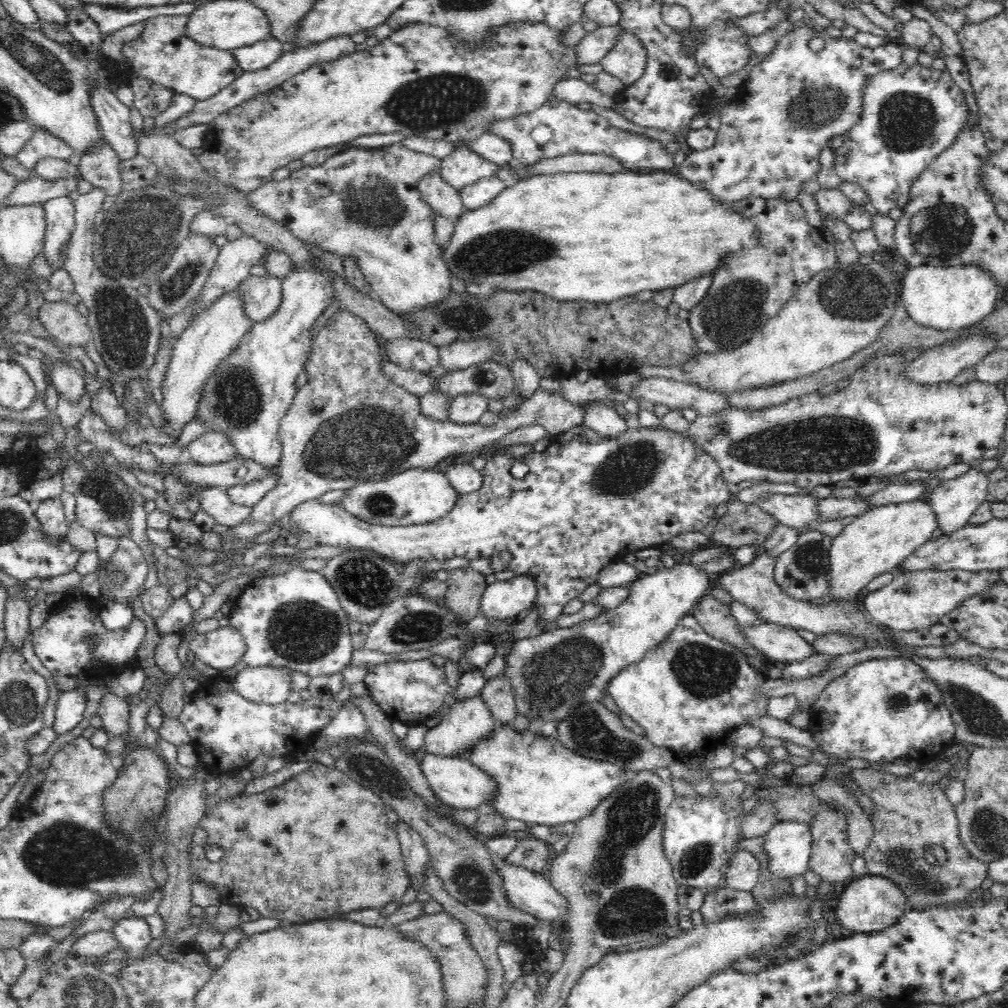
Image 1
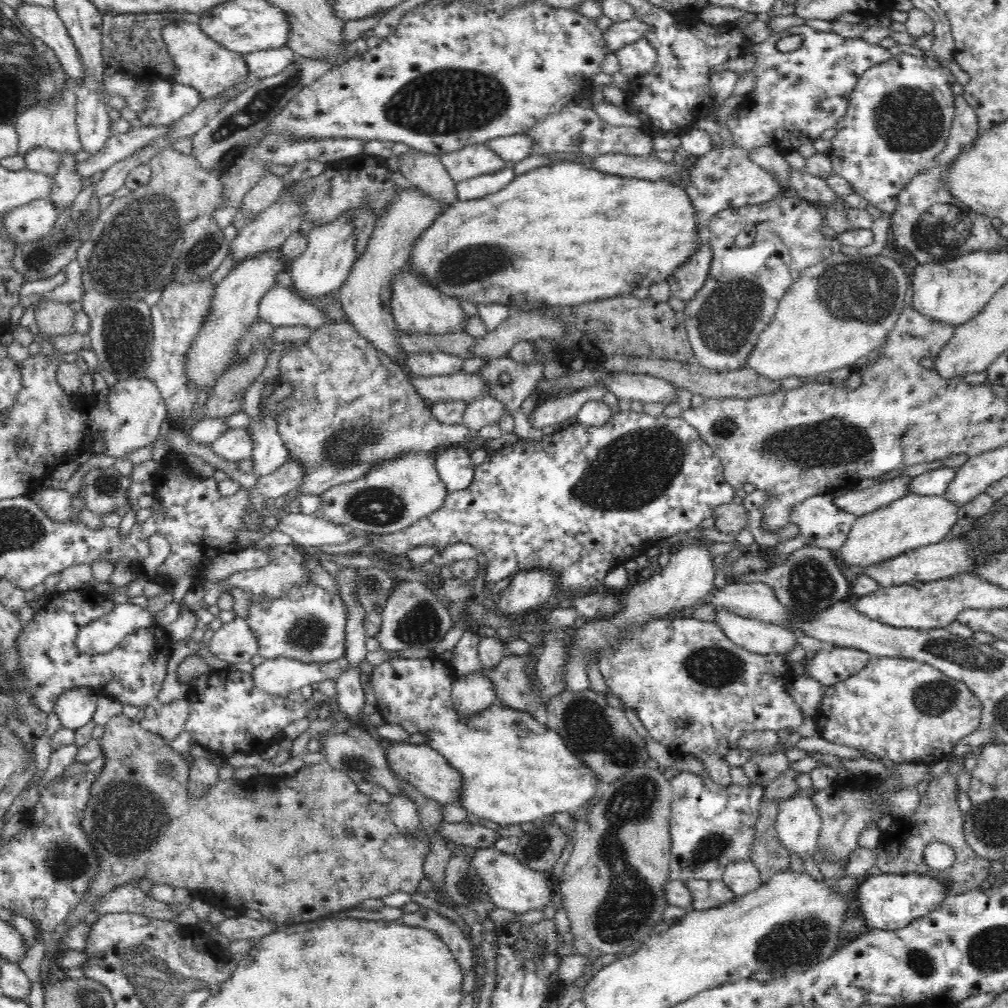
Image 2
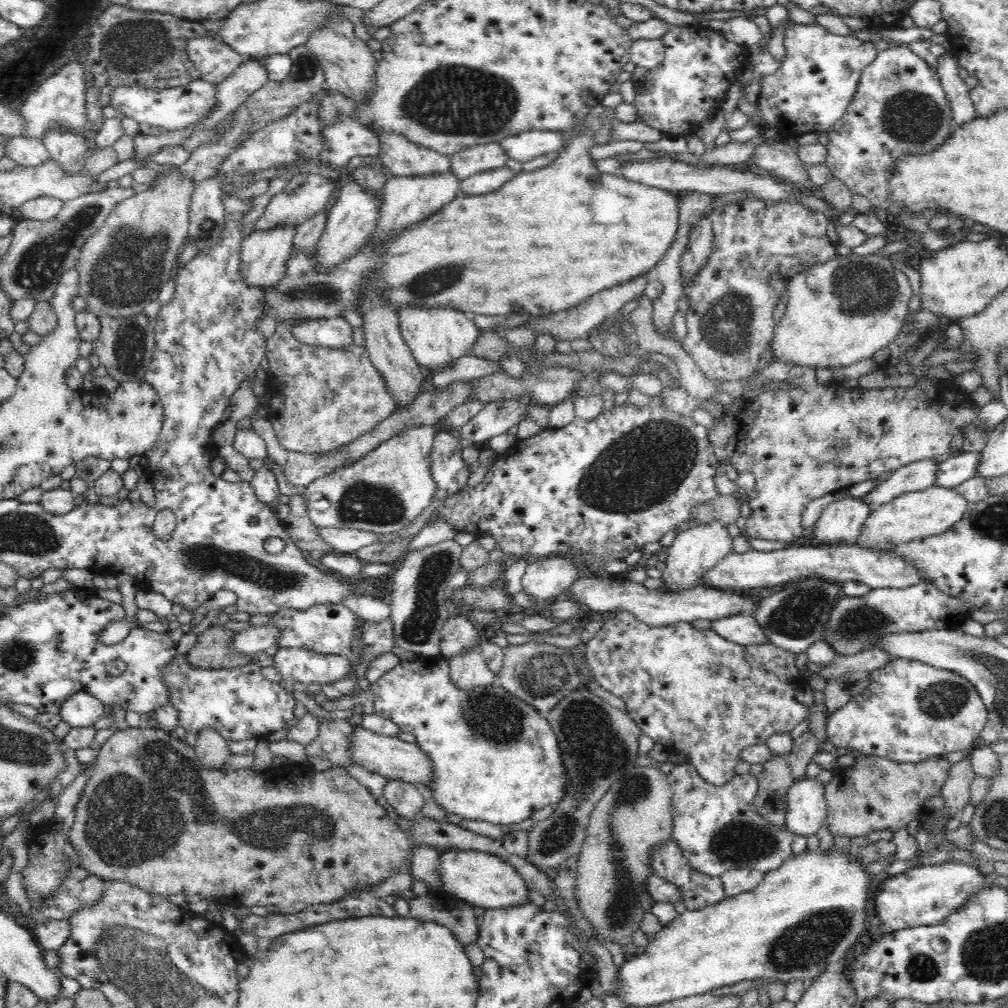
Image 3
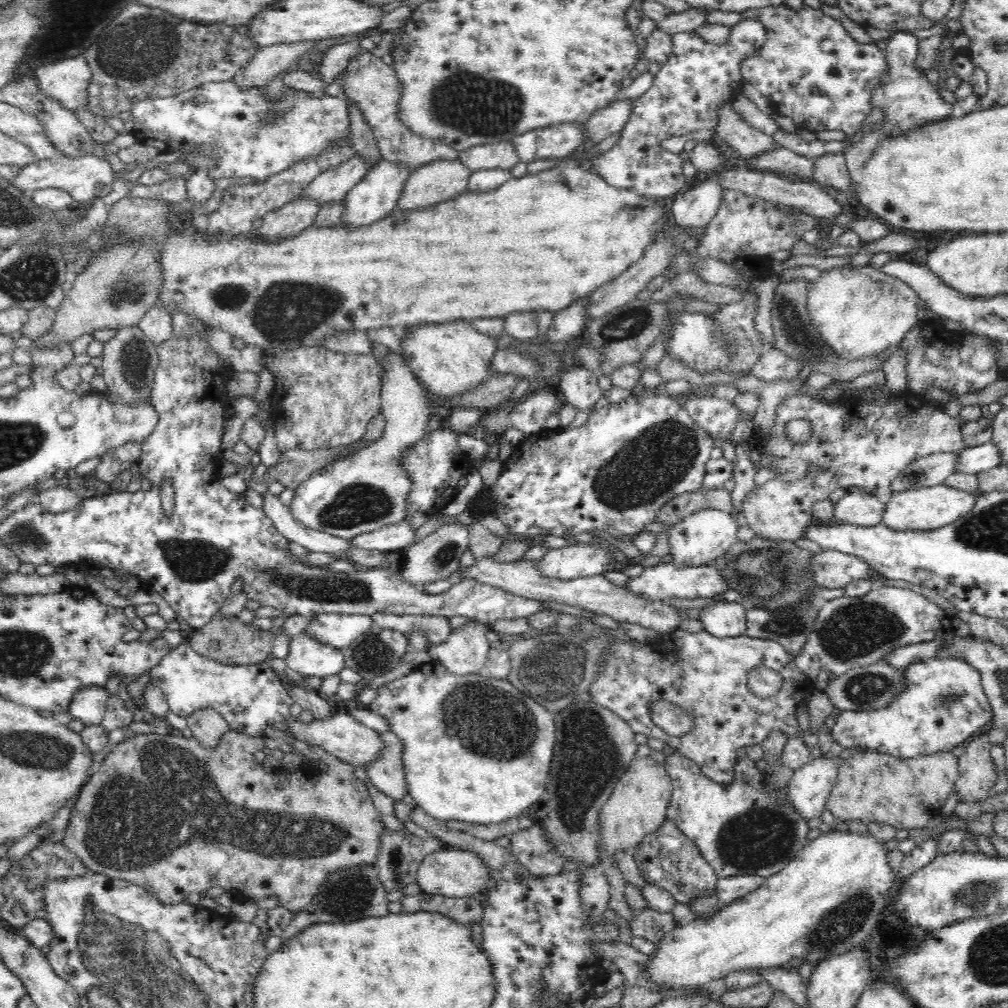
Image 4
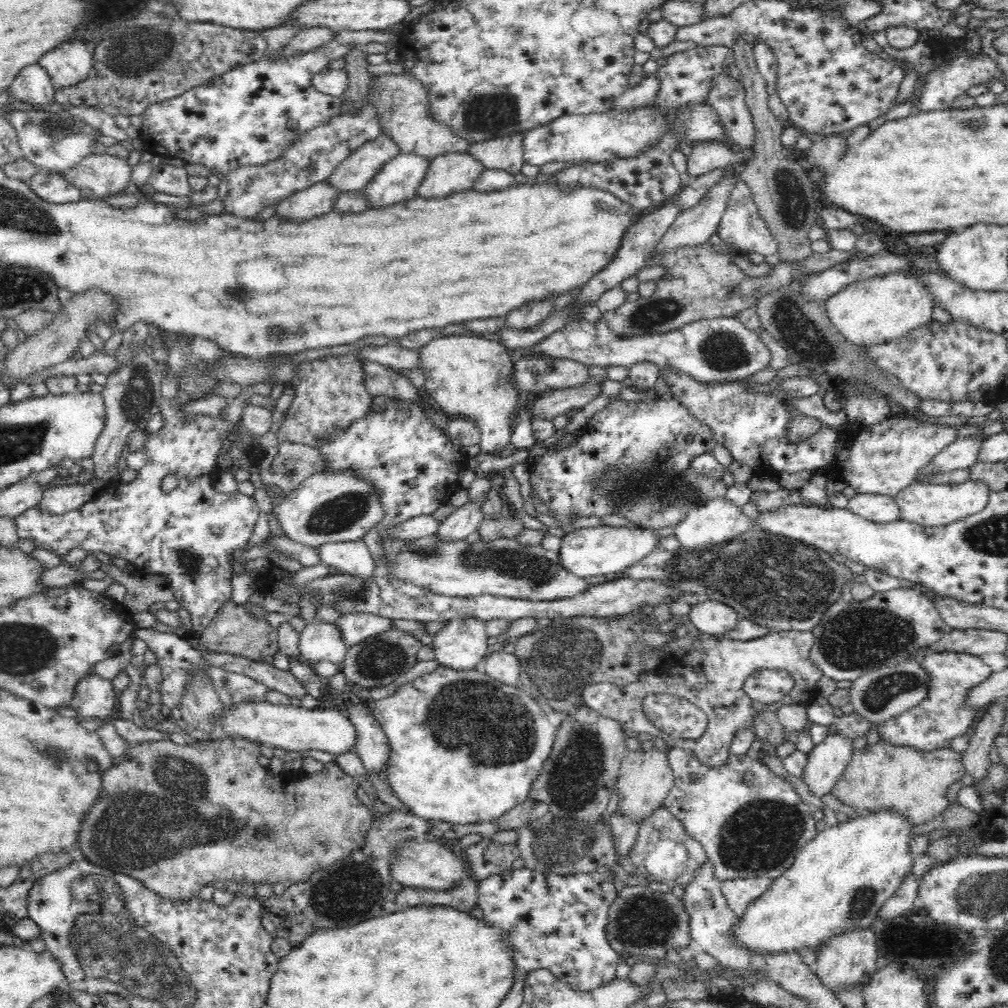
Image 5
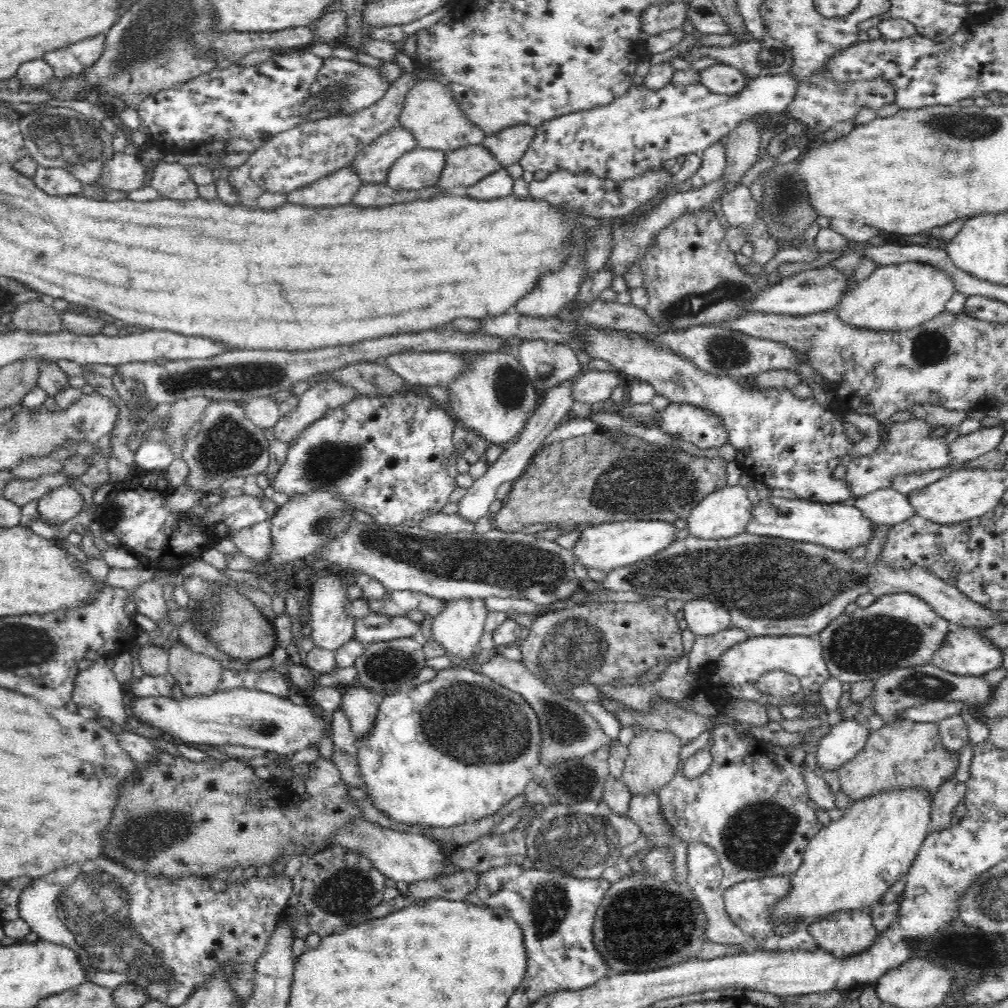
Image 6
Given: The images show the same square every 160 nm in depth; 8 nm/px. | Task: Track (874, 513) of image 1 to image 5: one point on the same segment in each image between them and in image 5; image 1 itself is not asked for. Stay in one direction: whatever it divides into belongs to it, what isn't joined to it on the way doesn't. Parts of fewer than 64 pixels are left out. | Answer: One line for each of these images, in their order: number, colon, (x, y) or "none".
2: (913, 521)
3: (913, 515)
4: (928, 508)
5: (930, 505)

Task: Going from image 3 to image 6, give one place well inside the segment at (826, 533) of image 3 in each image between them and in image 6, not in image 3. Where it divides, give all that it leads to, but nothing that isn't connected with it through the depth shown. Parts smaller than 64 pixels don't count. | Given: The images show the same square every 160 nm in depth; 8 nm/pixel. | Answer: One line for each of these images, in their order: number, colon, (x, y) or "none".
4: (857, 507)
5: (879, 508)
6: (884, 506)

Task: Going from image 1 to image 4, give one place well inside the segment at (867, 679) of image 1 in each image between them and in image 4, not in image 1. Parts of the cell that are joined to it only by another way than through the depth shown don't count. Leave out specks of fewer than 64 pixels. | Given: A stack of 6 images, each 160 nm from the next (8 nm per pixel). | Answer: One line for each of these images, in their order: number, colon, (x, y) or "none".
2: (905, 711)
3: (912, 710)
4: (944, 704)

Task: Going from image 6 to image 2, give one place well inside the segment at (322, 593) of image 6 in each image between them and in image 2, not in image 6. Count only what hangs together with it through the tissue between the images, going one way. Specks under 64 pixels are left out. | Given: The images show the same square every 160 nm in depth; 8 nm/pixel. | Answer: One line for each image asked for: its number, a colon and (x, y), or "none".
2: (281, 675)
3: (304, 665)
4: (310, 657)
5: (320, 640)

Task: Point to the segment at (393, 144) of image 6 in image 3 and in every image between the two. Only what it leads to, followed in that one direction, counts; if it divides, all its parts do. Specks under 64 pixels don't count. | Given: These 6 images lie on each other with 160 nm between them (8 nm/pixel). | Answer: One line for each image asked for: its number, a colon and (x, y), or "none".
3: (306, 193)
4: (335, 183)
5: (357, 171)

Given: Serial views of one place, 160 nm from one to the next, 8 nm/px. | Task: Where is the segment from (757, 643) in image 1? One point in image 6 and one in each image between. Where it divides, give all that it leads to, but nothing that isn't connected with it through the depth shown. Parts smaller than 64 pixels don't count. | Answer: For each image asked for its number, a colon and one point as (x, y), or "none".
2: (757, 636)
3: (740, 627)
4: (723, 619)
5: (709, 617)
6: (703, 617)

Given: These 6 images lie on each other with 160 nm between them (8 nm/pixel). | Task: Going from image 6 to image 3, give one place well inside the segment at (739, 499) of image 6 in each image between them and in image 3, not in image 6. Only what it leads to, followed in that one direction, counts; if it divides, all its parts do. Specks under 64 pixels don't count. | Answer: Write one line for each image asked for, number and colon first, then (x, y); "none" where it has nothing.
3: (694, 551)
4: (704, 535)
5: (720, 520)

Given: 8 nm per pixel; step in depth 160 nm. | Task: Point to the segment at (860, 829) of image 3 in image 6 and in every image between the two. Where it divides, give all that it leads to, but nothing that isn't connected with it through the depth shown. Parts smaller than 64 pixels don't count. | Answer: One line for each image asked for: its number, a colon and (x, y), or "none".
4: (872, 786)
5: (913, 782)
6: (903, 753)

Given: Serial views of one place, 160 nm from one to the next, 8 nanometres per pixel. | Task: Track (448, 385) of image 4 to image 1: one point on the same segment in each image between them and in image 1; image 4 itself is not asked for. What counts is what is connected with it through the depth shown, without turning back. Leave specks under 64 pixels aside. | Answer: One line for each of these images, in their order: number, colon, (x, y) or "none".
1: (364, 202)
2: (419, 310)
3: (437, 337)

